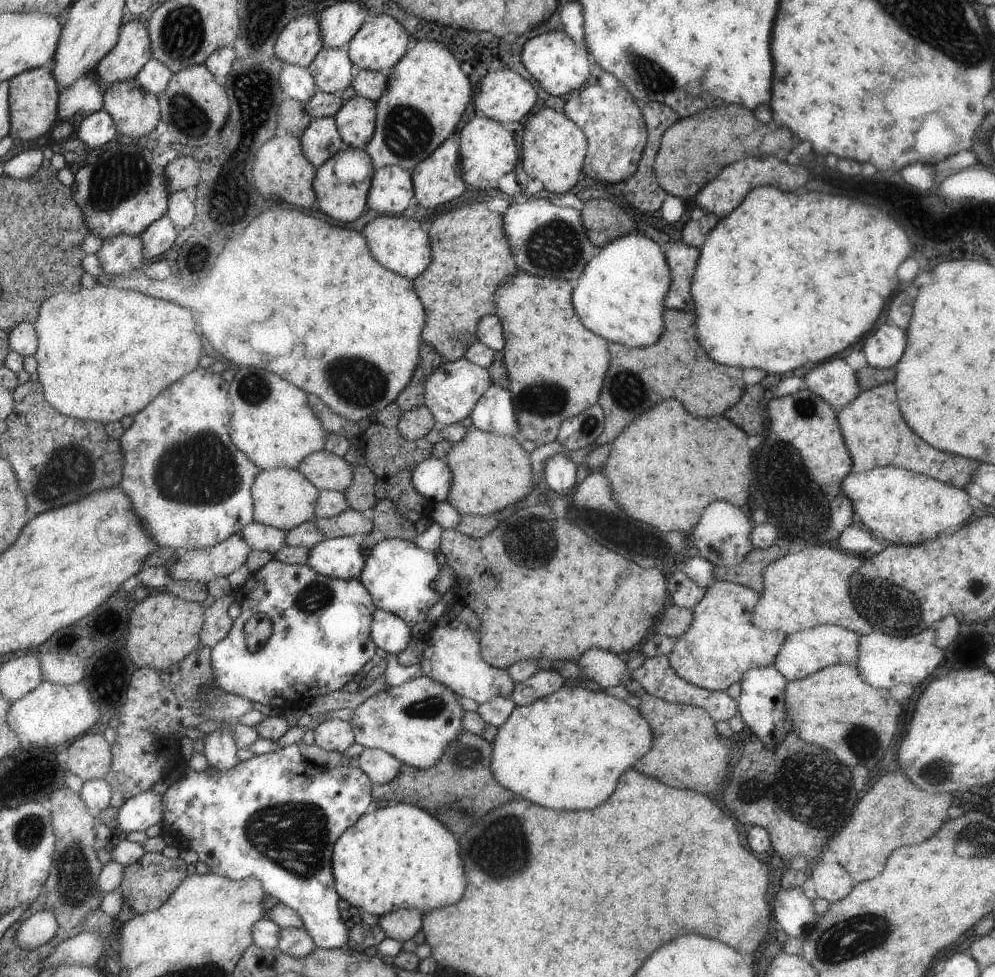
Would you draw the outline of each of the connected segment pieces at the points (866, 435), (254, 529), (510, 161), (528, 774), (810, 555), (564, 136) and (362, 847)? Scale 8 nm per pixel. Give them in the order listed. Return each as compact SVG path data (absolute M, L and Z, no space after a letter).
M888 382L861 390L849 405L836 411L838 425L841 427L842 437L845 439L852 461L850 473L892 465L965 490L965 486L970 483L974 471L978 469L979 463L974 459L945 454L945 452L935 450L929 444L925 444L903 422L897 406L897 387L893 382Z
M255 521L239 534L246 538L251 550L269 552L273 556L287 545L287 531Z
M477 115L459 130L457 136L462 159L462 174L468 188L494 194L497 191L497 180L511 172L517 162L517 148L511 132L507 132L500 122Z
M561 686L555 693L549 694L547 697L535 700L528 706L515 706L511 710L511 714L507 716L507 720L497 727L497 732L491 742L491 759L490 771L493 772L494 779L497 780L500 787L506 787L512 794L519 794L521 798L539 804L543 808L553 808L553 810L591 810L595 806L599 806L601 802L605 802L609 798L609 794L613 792L617 778L637 760L641 758L647 750L651 749L651 742L653 742L653 732L646 719L639 714L636 708L627 706L623 700L617 700L613 696L607 696L604 692L591 692L591 690L583 690L581 688L567 688Z
M807 546L771 562L762 573L764 590L751 612L750 622L760 630L780 631L784 636L818 625L834 625L855 630L861 636L873 628L861 618L851 605L847 578L861 566L852 553L829 546Z
M552 108L533 112L524 124L521 136L521 166L529 178L537 178L543 189L555 194L571 191L577 183L577 174L585 154L585 135L571 119Z
M406 803L379 808L359 818L335 844L338 894L349 905L379 918L403 908L425 912L455 905L465 893L465 868L457 850L455 836L429 812Z

